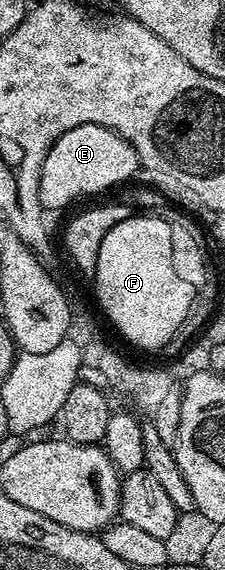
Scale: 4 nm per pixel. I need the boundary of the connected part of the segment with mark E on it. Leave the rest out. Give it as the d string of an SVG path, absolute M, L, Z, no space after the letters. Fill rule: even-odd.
M96 123L82 125L62 133L58 141L50 149L46 161L42 165L40 174L40 200L42 205L49 211L56 211L67 203L75 201L79 195L96 195L107 187L116 187L135 176L140 167L140 158L134 153L134 149L125 141L121 135L111 131L109 127L100 127Z

